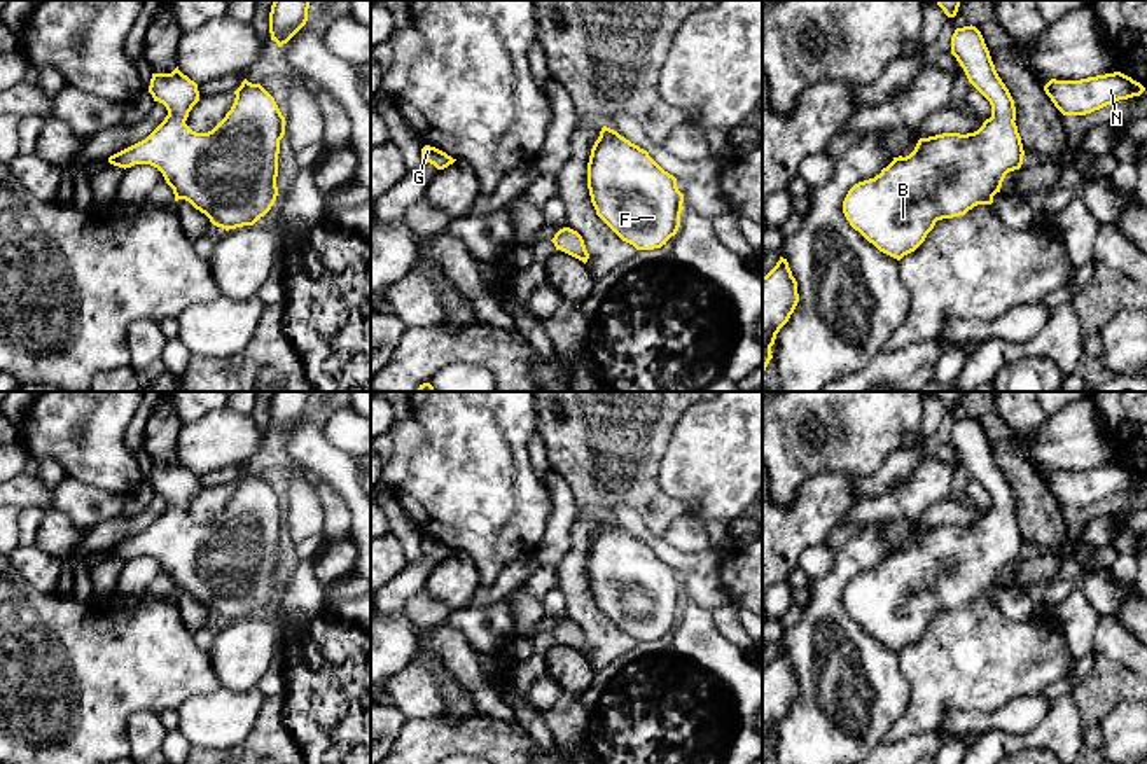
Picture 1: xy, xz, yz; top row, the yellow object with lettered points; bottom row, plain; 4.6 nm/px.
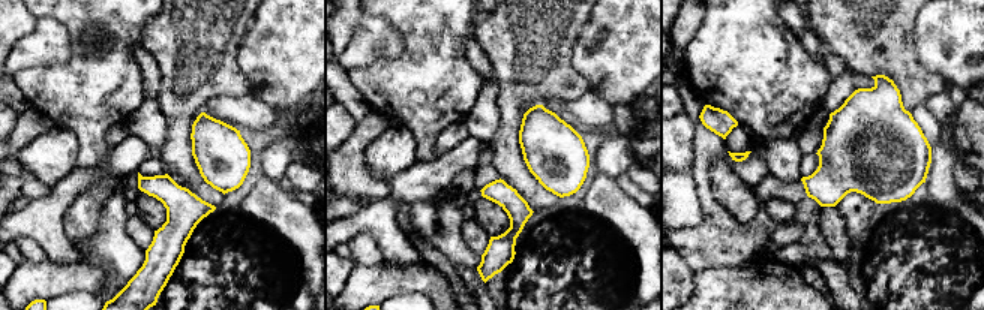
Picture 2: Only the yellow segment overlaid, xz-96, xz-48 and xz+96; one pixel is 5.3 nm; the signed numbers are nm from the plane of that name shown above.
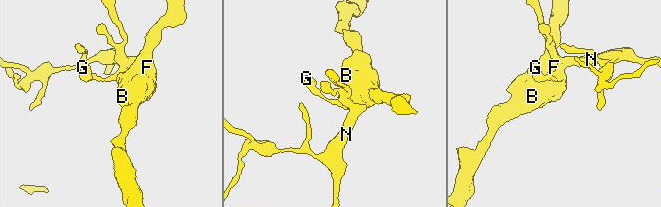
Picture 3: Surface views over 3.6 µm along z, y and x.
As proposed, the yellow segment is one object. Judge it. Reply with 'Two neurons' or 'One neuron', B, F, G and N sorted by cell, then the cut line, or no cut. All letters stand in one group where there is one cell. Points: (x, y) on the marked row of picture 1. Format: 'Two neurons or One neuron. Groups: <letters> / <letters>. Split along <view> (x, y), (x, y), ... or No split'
One neuron. Groups: B F G N. No split

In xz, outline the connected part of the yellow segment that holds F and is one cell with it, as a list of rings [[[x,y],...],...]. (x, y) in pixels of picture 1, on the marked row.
[[[607,126],[591,149],[587,189],[596,215],[636,250],[661,248],[680,227],[677,178]]]

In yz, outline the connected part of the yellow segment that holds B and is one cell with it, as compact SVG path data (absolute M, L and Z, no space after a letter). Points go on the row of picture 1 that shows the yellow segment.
M972 24L956 28L951 54L990 101L991 117L974 133L920 138L909 156L855 184L843 201L850 226L897 260L914 252L937 220L991 205L1005 175L1023 164L1014 100L981 31Z

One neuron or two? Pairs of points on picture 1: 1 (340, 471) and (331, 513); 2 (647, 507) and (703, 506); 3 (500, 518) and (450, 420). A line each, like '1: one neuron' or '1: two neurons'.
1: two neurons
2: two neurons
3: one neuron

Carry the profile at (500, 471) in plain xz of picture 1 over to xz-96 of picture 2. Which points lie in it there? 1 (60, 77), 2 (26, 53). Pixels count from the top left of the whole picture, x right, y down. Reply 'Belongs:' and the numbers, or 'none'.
Belongs: 1

